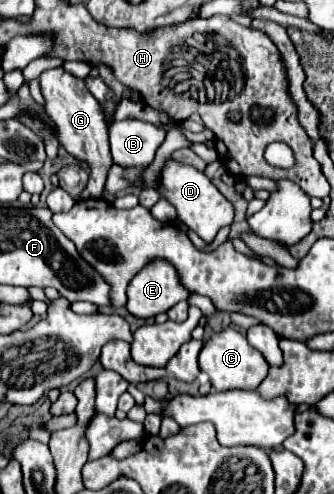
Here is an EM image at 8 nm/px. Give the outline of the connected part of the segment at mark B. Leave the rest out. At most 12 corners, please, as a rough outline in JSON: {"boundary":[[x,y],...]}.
{"boundary":[[134,119],[108,123],[114,163],[150,167],[166,129]]}

